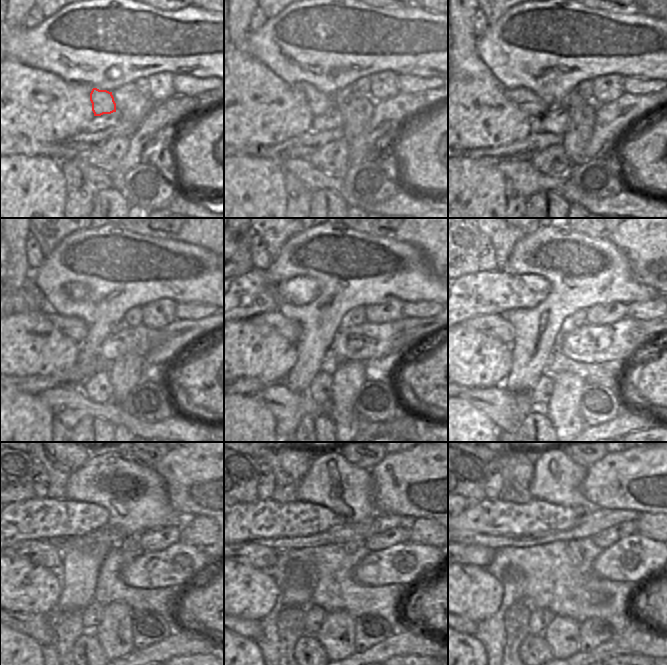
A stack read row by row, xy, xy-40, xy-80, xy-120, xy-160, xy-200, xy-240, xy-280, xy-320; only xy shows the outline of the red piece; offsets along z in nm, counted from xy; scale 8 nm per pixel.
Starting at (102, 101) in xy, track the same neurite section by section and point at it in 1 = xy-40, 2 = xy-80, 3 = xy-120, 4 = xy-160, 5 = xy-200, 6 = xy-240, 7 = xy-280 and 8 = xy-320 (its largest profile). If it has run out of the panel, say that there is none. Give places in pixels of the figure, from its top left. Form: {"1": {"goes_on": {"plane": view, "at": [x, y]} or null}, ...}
{"1": {"goes_on": {"plane": "xy-40", "at": [319, 103]}}, "2": {"goes_on": {"plane": "xy-80", "at": [527, 101]}}, "3": {"goes_on": {"plane": "xy-120", "at": [71, 326]}}, "4": {"goes_on": {"plane": "xy-160", "at": [290, 329]}}, "5": {"goes_on": {"plane": "xy-200", "at": [496, 325]}}, "6": {"goes_on": {"plane": "xy-240", "at": [39, 552]}}, "7": {"goes_on": {"plane": "xy-280", "at": [252, 554]}}, "8": {"goes_on": {"plane": "xy-320", "at": [473, 554]}}}

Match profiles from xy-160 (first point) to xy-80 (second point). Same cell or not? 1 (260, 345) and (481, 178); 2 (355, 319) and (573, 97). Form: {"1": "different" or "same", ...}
{"1": "different", "2": "different"}

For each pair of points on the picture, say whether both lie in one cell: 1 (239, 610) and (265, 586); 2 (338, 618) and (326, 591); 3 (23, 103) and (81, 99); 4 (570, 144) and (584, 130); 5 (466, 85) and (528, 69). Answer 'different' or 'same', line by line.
1: same
2: different
3: same
4: same
5: different

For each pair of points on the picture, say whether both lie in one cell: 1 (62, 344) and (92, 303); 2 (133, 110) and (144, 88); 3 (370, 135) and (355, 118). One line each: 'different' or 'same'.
1: different
2: different
3: different

